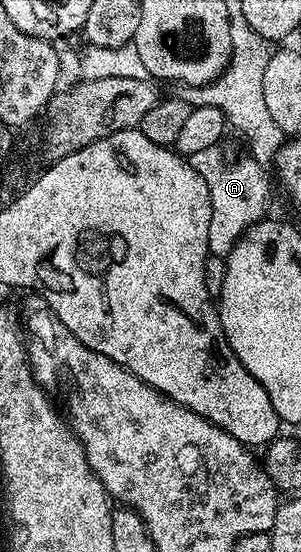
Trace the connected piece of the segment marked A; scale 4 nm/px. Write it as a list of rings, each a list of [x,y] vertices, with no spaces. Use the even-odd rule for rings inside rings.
[[[211,146],[202,152],[190,155],[194,172],[206,180],[210,188],[210,236],[208,237],[209,255],[227,256],[237,240],[254,223],[261,221],[268,210],[268,197],[272,194],[273,183],[265,167],[260,166],[251,156],[244,156],[237,162],[227,162],[220,146]]]

